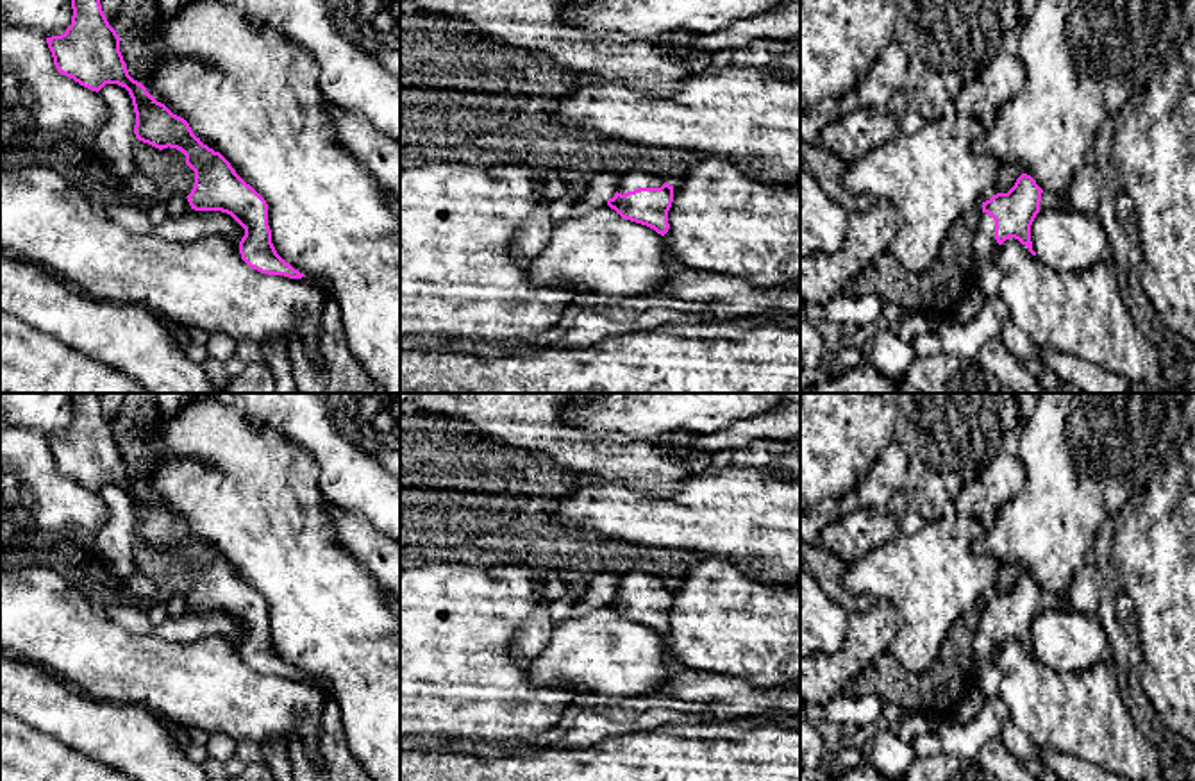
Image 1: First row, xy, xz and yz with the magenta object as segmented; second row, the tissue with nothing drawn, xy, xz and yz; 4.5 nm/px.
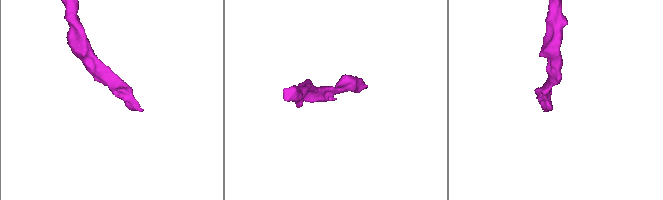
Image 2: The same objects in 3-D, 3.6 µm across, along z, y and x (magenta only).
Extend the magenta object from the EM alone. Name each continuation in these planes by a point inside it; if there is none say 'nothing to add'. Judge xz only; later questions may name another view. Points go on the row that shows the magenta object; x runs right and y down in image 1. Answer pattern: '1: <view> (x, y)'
1: xz (631, 181)

